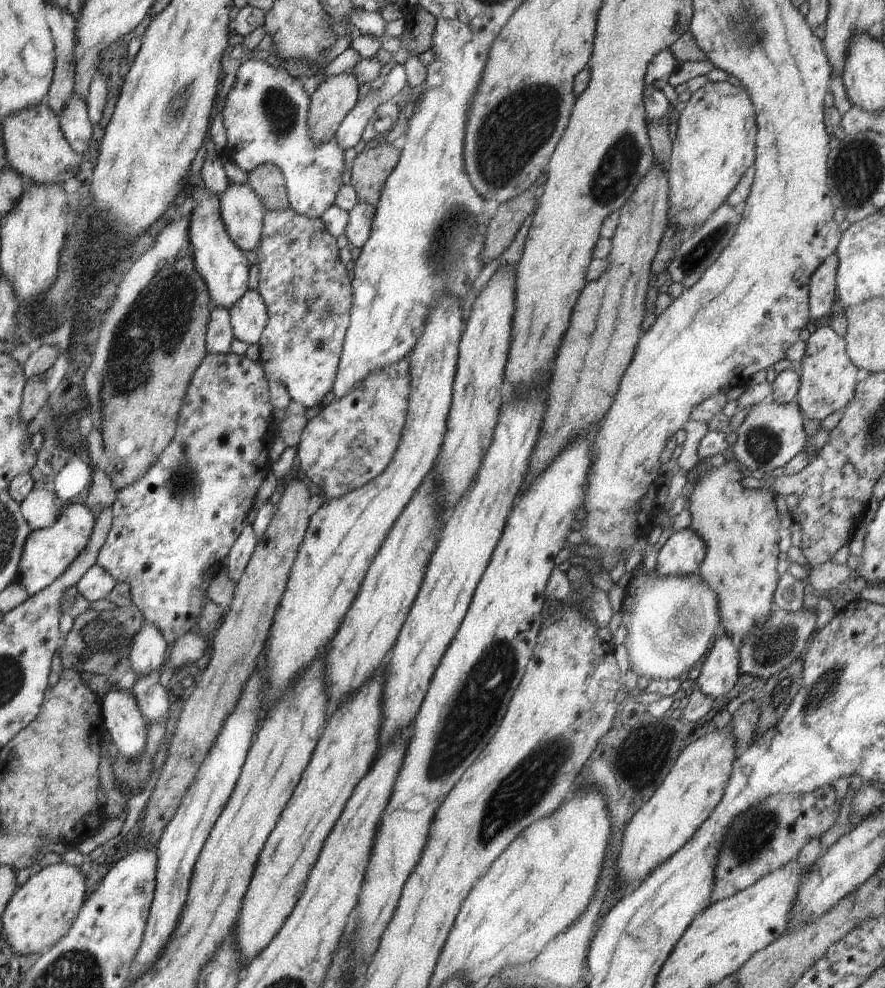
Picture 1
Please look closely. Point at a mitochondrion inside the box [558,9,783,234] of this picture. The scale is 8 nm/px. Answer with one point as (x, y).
(618, 168)

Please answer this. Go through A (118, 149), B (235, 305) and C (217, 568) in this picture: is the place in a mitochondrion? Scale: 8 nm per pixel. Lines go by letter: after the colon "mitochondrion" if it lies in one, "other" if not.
A: other
B: other
C: other

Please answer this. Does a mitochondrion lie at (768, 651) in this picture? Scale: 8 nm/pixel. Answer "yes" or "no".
yes

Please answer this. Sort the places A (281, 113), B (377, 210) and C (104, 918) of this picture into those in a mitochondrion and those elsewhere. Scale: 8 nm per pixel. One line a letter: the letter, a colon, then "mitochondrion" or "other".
A: mitochondrion
B: other
C: other

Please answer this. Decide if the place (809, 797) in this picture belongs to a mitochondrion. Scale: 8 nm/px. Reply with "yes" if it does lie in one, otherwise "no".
no

